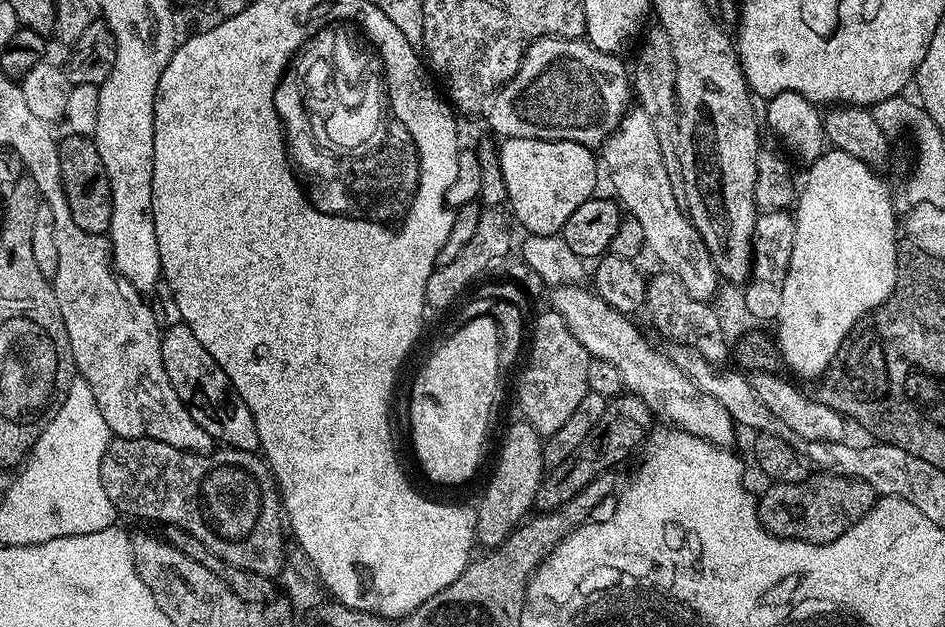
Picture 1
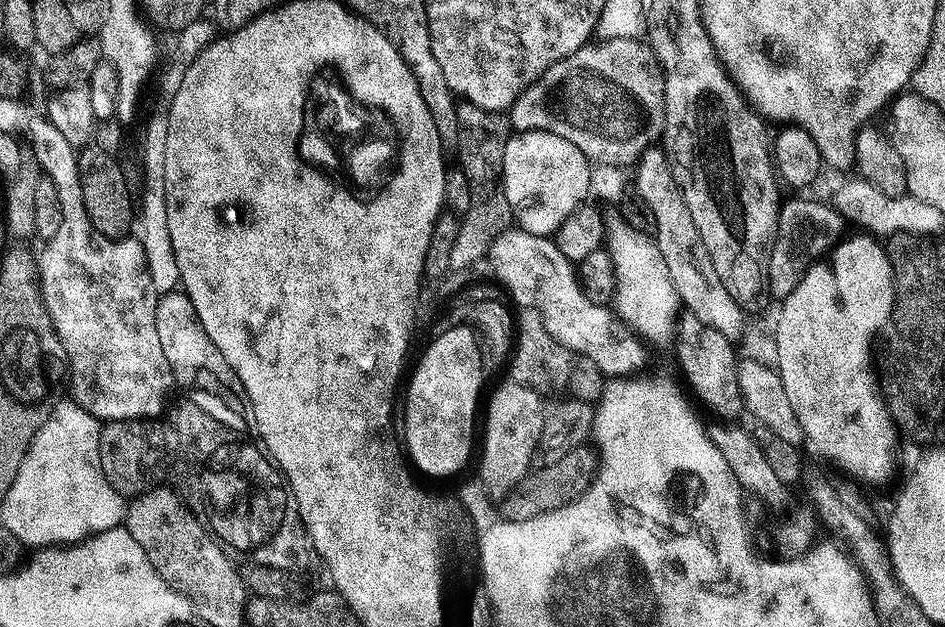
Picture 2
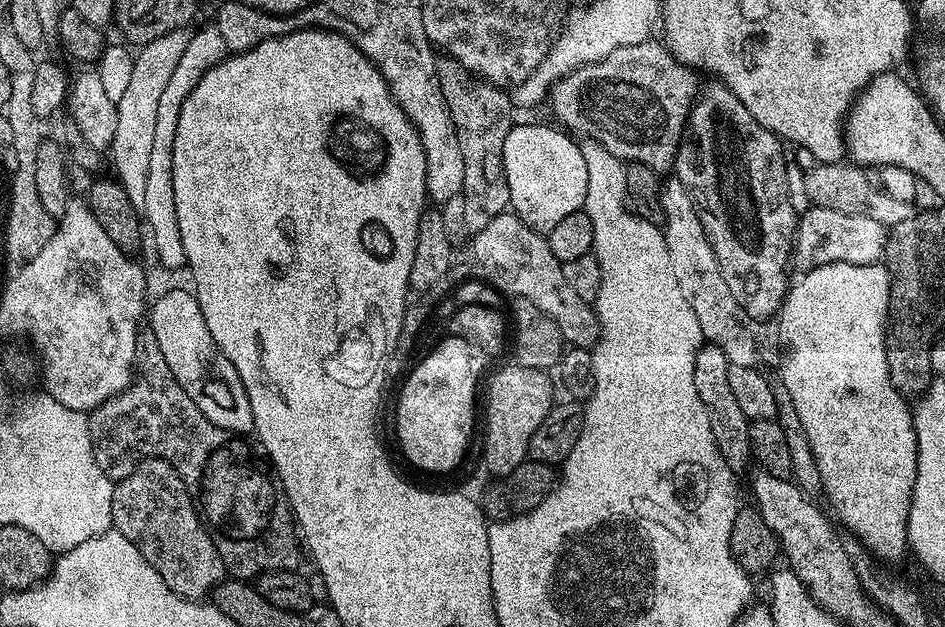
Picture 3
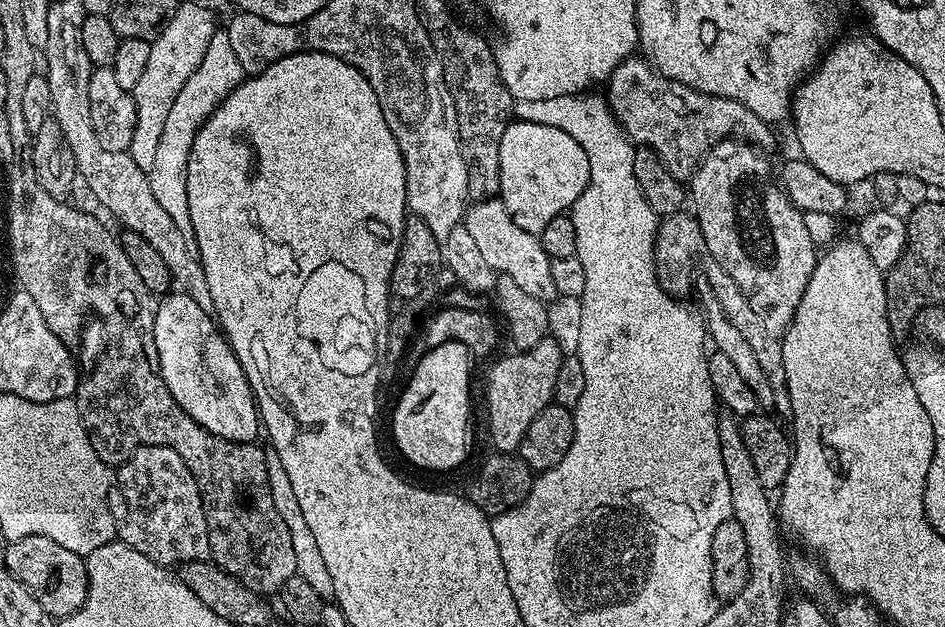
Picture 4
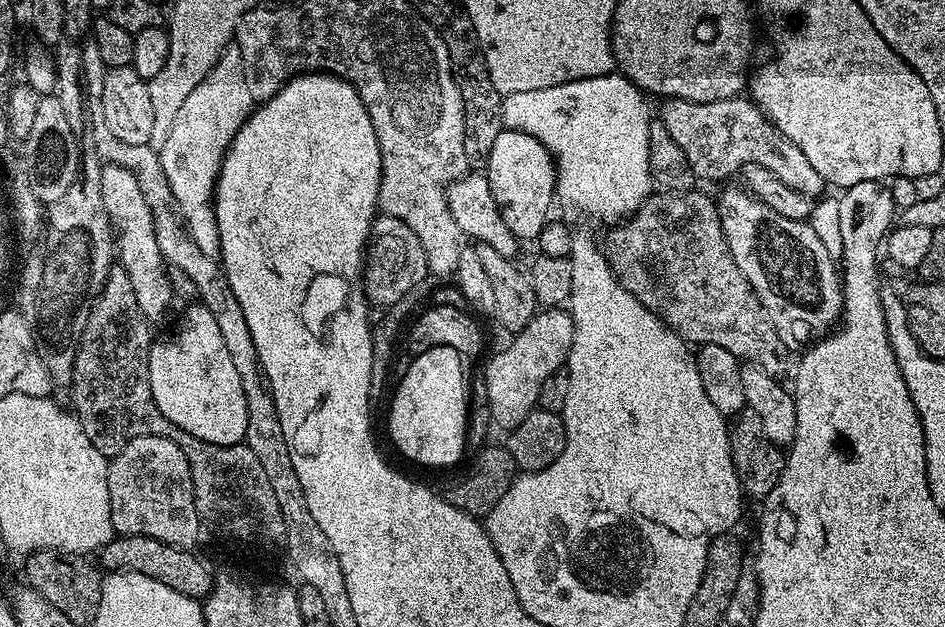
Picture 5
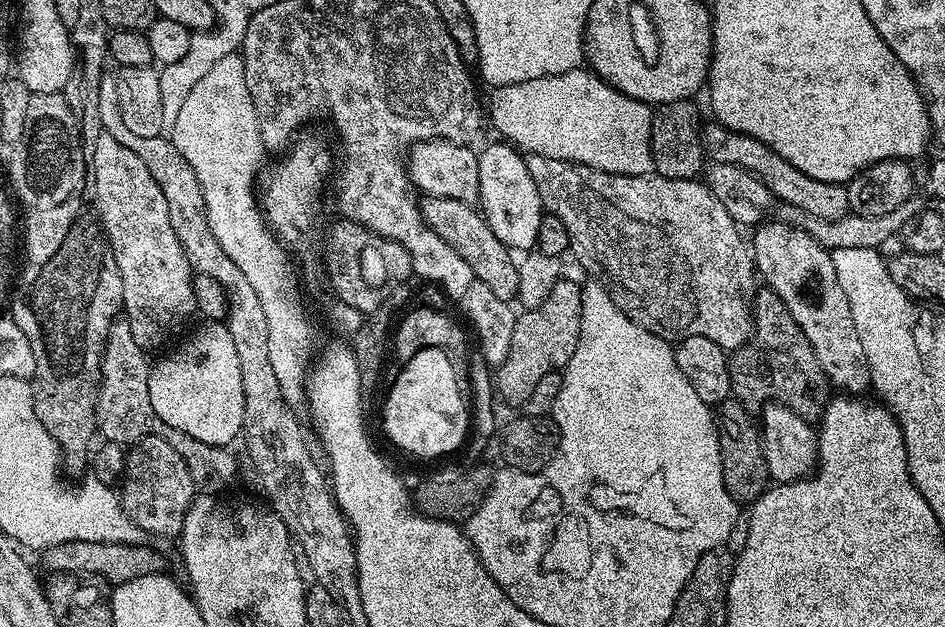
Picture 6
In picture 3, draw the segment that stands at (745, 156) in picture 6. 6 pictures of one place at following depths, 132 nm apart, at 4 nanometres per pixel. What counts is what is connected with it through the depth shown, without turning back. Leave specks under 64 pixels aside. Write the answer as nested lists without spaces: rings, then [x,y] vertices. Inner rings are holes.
[[[659,39],[637,40],[634,46],[622,46],[614,54],[606,54],[593,64],[574,70],[552,85],[550,104],[556,115],[555,123],[580,138],[597,140],[619,160],[628,164],[645,164],[658,174],[671,169],[686,136],[688,115],[698,95],[697,73],[676,60]]]

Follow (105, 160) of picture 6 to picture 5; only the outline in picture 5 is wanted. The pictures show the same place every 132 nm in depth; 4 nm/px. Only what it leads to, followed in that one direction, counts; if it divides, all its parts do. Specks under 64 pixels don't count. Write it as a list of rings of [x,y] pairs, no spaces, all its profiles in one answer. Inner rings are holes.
[[[104,164],[100,170],[102,186],[102,206],[112,223],[114,248],[118,253],[119,265],[134,285],[134,294],[138,297],[138,308],[150,322],[156,319],[174,304],[172,287],[168,281],[168,268],[154,234],[152,211],[138,186],[136,176],[117,164]]]

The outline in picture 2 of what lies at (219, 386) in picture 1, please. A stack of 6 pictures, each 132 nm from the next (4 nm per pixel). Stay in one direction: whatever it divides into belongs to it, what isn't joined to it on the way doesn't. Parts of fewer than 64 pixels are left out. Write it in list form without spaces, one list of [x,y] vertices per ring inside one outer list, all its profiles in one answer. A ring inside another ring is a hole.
[[[184,291],[166,292],[157,299],[156,325],[158,326],[158,338],[162,342],[162,354],[166,354],[166,362],[172,371],[172,379],[179,387],[181,384],[188,391],[187,403],[198,406],[198,410],[210,414],[210,418],[230,426],[230,430],[247,433],[253,427],[250,406],[244,398],[243,391],[231,392],[232,384],[234,388],[237,383],[234,370],[230,370],[226,358],[218,354],[218,346],[210,342],[210,334],[202,330],[202,322],[198,322],[198,314],[194,314],[194,302],[190,302],[190,298]]]

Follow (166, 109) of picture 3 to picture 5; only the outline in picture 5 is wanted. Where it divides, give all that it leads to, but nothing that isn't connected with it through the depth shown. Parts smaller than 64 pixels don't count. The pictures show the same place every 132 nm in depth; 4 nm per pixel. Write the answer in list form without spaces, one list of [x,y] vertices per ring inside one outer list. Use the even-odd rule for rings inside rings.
[[[229,46],[224,49],[224,53],[212,67],[210,74],[206,74],[206,78],[202,78],[202,82],[198,82],[198,86],[194,86],[194,91],[187,96],[186,102],[182,102],[178,115],[174,117],[174,122],[170,126],[162,146],[158,149],[162,170],[166,170],[166,182],[170,182],[170,190],[184,216],[184,224],[194,238],[198,250],[202,250],[202,254],[207,256],[219,257],[220,254],[214,203],[216,179],[220,177],[220,164],[224,161],[224,155],[228,152],[234,134],[238,134],[238,130],[247,122],[253,111],[254,101],[250,89],[246,87],[246,70],[242,66],[242,54],[235,46]]]

